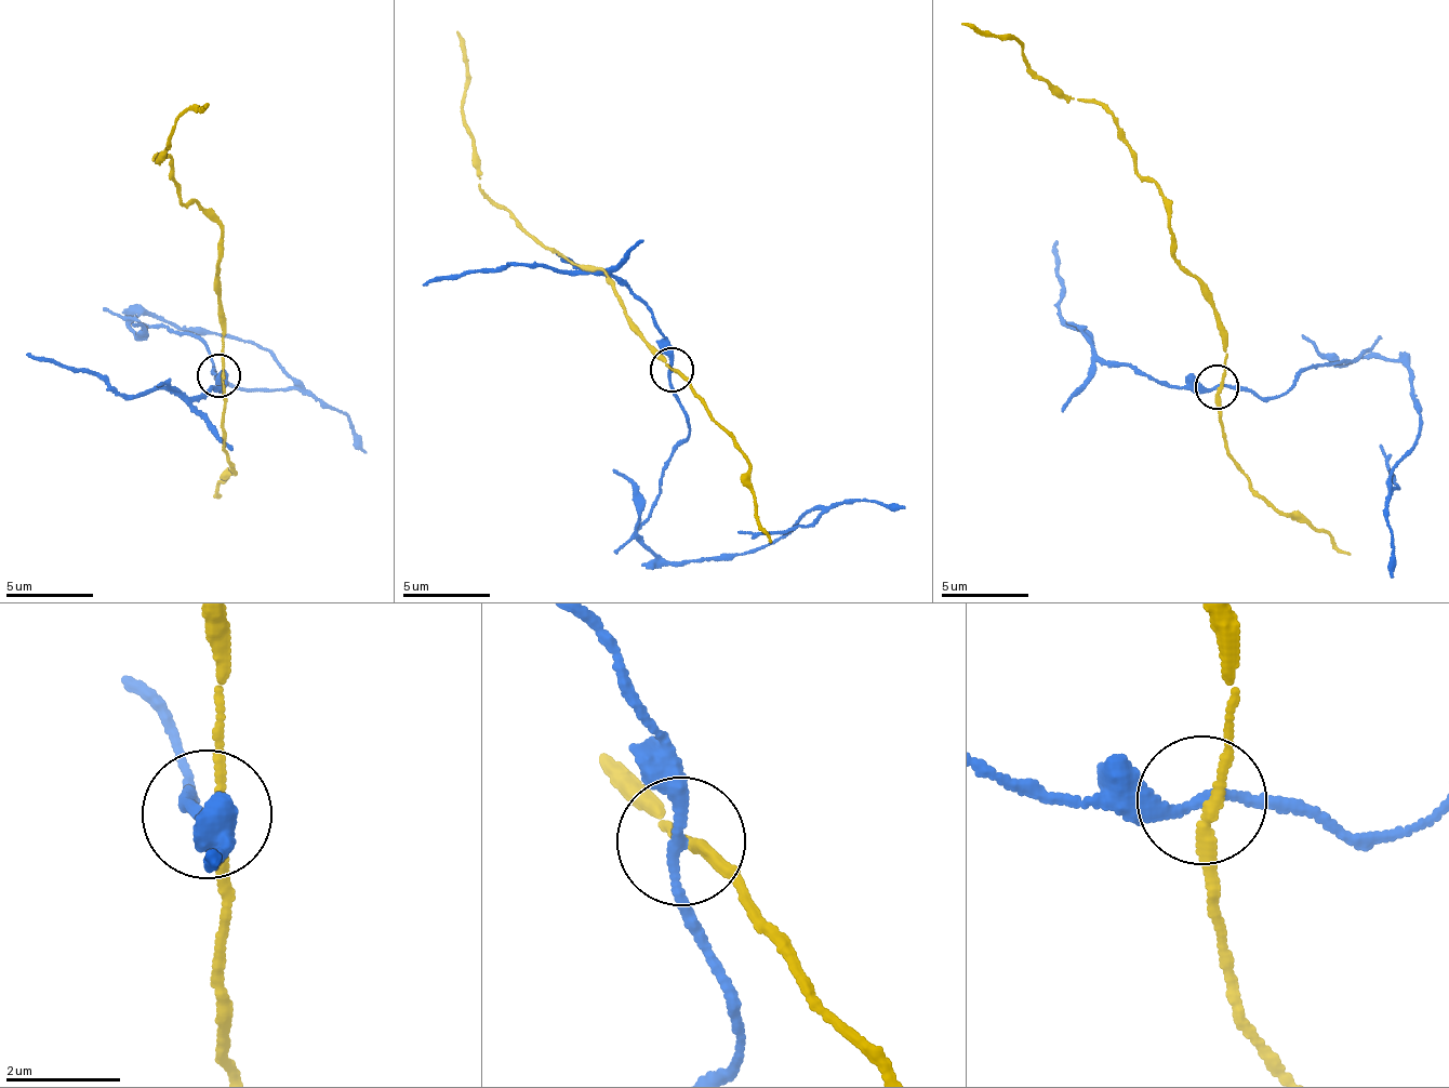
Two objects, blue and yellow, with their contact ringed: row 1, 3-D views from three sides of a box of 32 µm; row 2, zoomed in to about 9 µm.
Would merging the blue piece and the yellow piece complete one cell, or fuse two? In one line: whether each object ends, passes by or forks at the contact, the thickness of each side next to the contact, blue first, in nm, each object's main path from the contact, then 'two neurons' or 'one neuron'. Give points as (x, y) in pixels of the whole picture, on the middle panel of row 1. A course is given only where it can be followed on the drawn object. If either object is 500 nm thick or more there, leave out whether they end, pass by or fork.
blue passes by; yellow passes by; calibres 170 and 160 nm; course blue (673, 371), (668, 387), (689, 414), (689, 430), (638, 532), (666, 560), (734, 556), (841, 501), (906, 507); course yellow (673, 371), (634, 327), (602, 268), (570, 262), (540, 243), (478, 187), (466, 125), (459, 30); two neurons

